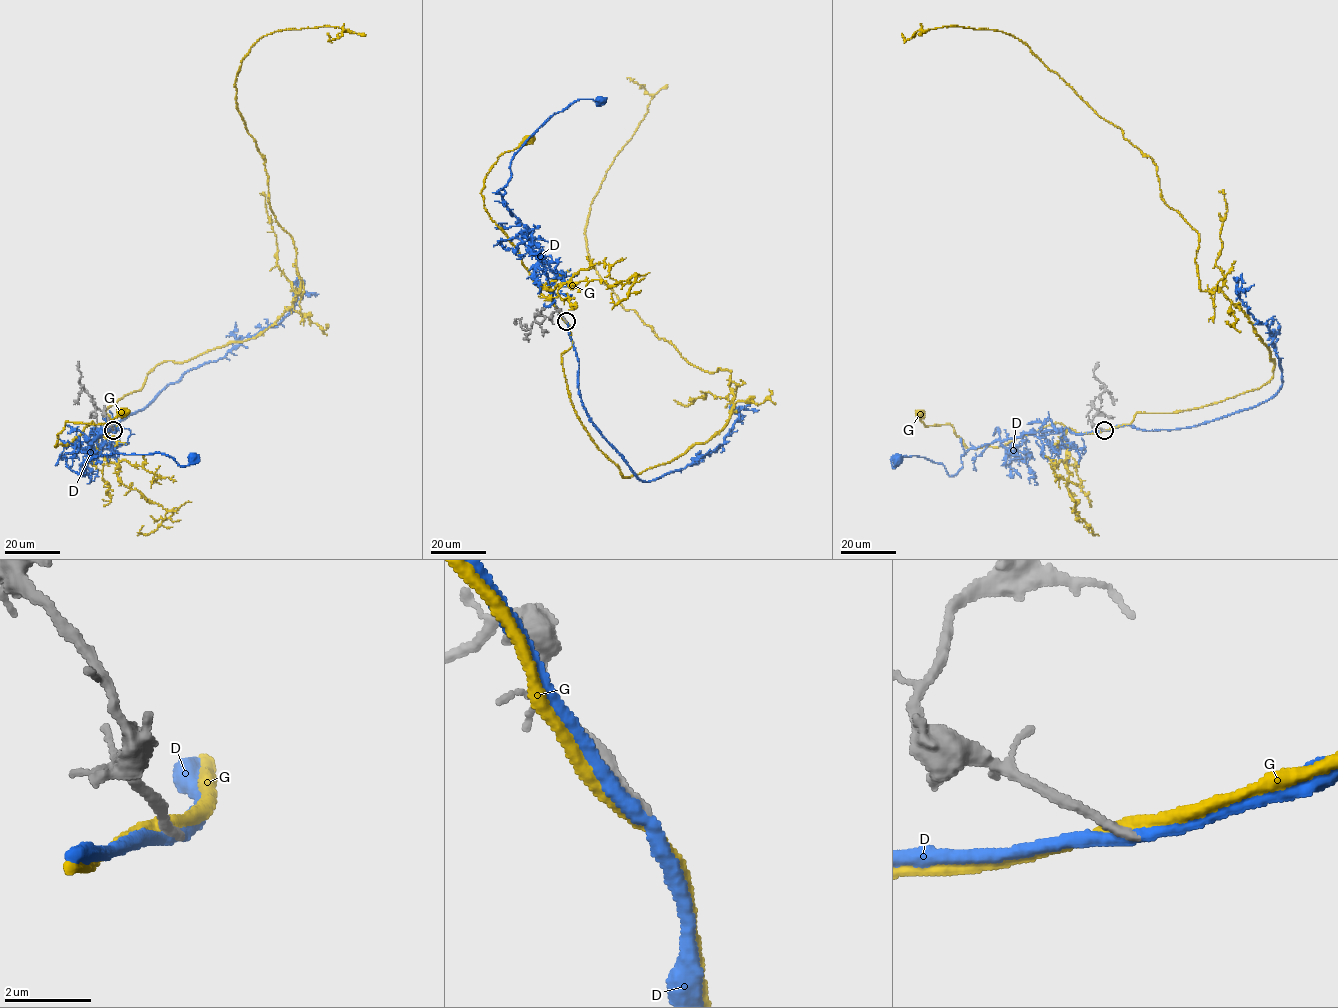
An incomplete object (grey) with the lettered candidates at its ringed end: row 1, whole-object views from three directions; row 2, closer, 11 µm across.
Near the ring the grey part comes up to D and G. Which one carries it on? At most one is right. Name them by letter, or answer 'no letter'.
D

